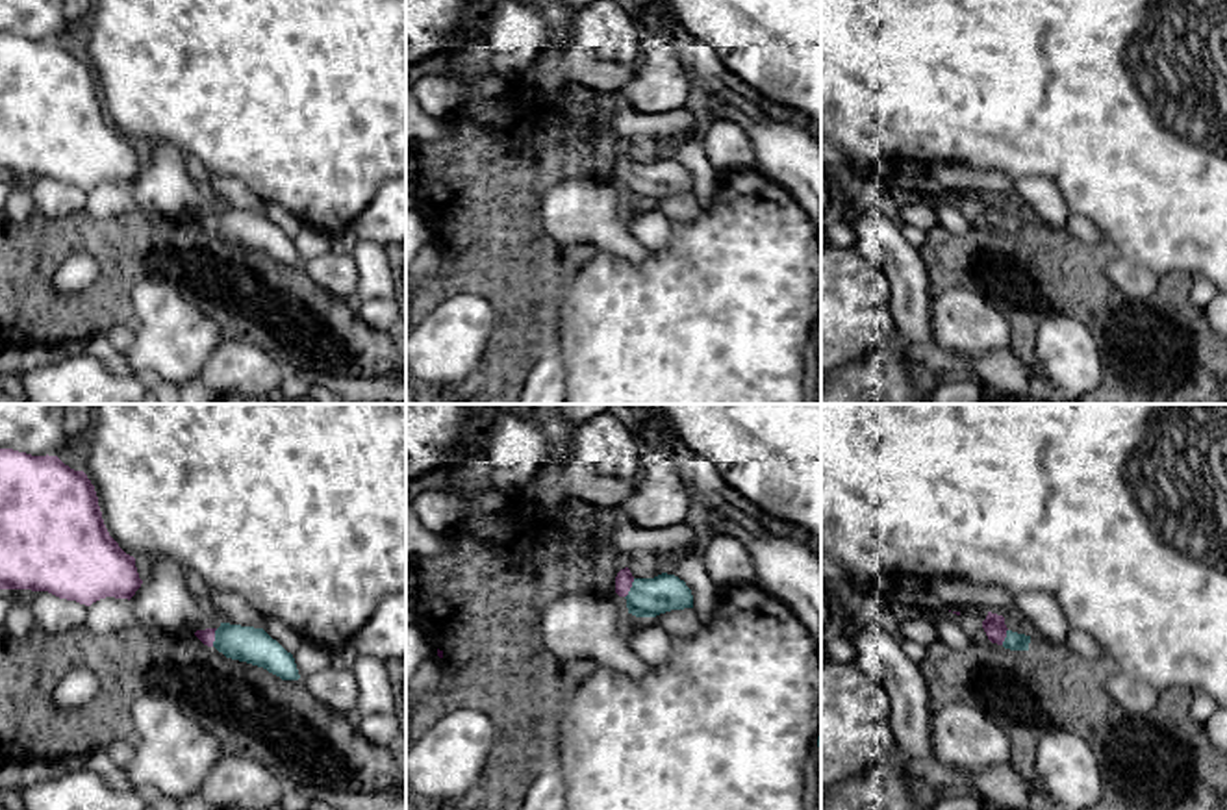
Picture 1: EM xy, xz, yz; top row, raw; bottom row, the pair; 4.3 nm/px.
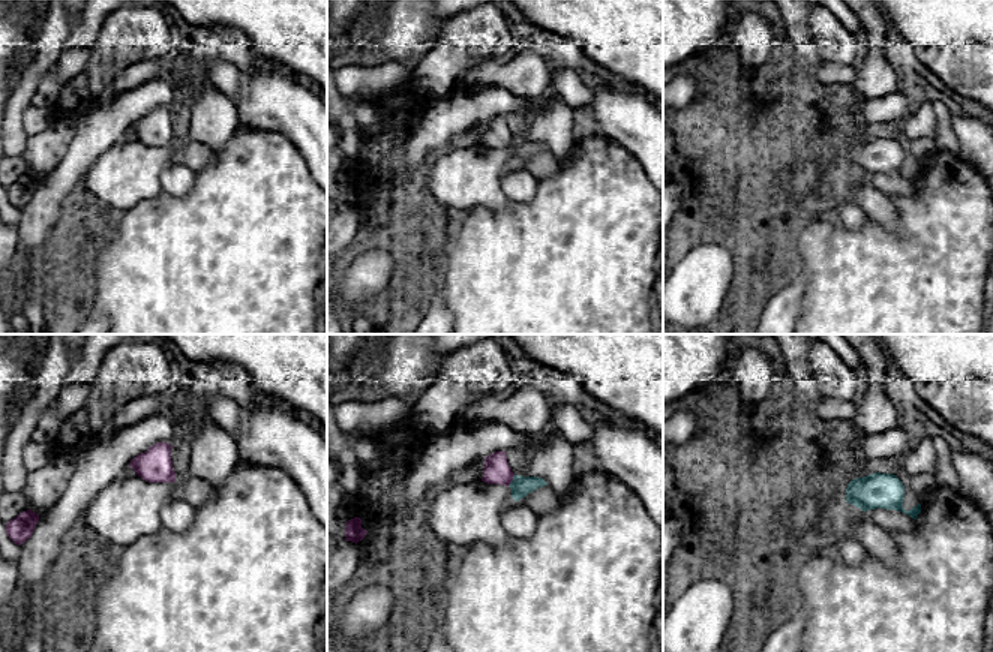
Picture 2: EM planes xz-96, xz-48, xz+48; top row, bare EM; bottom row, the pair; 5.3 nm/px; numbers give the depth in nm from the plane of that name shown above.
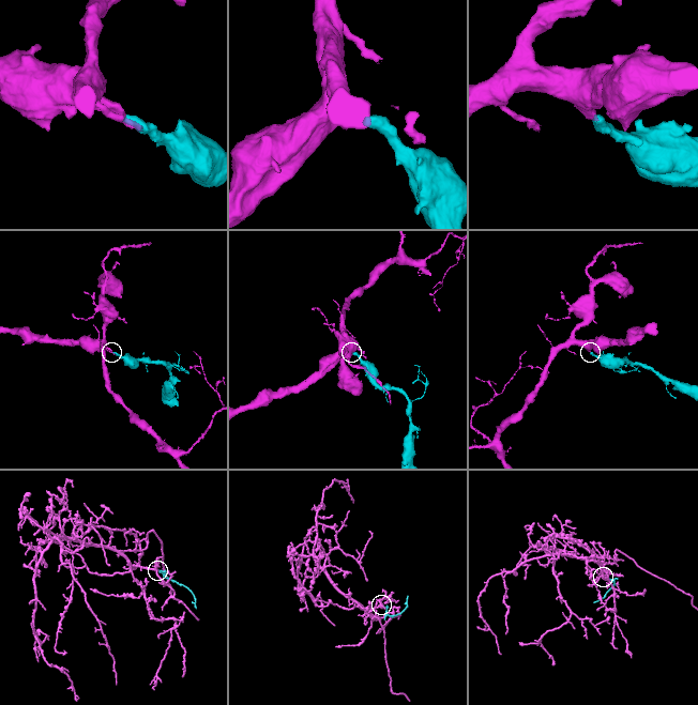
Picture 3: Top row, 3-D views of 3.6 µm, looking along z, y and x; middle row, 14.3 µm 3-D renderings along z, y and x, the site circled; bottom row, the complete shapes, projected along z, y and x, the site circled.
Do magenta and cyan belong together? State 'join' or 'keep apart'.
join

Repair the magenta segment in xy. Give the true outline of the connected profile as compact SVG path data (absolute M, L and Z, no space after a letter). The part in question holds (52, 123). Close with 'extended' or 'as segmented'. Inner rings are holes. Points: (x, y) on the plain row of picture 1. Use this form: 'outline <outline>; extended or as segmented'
outline M0 33L0 174L48 176L91 191L106 182L130 185L141 169L135 143L109 120L95 70L83 56L70 54L57 41Z; as segmented

